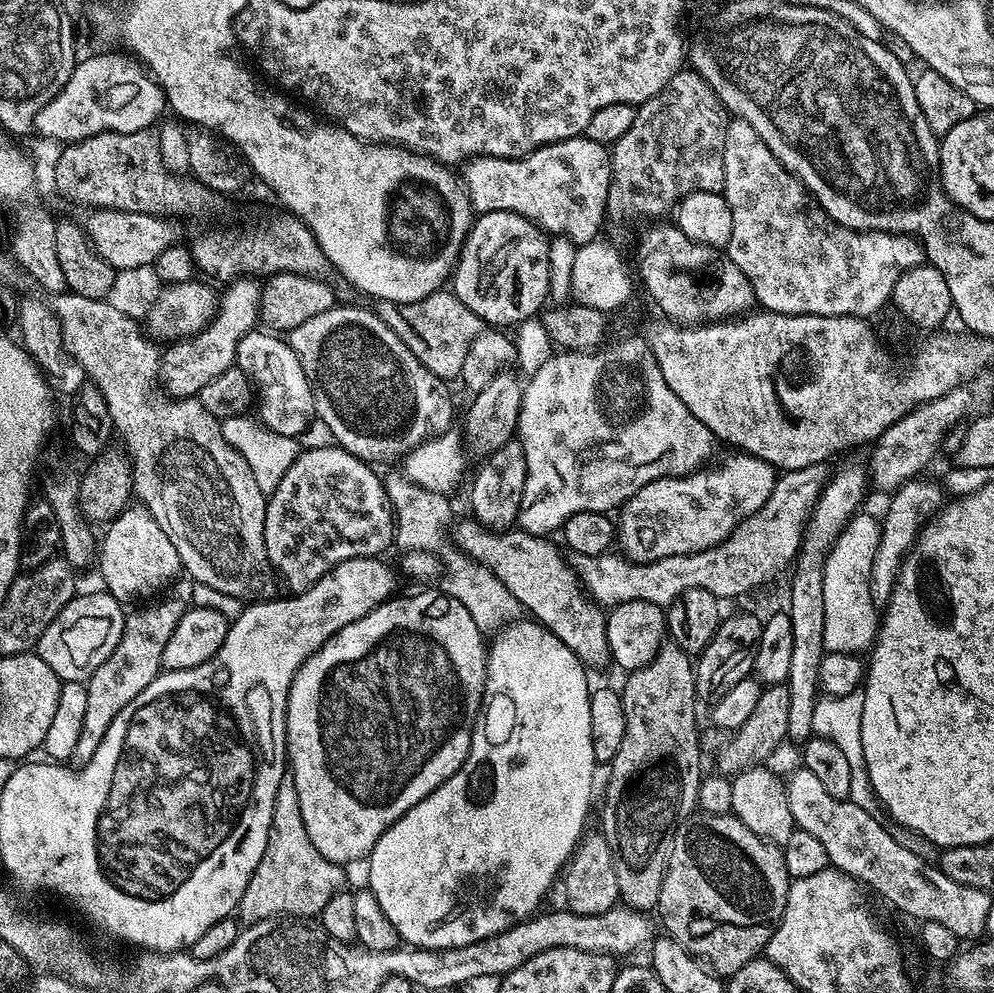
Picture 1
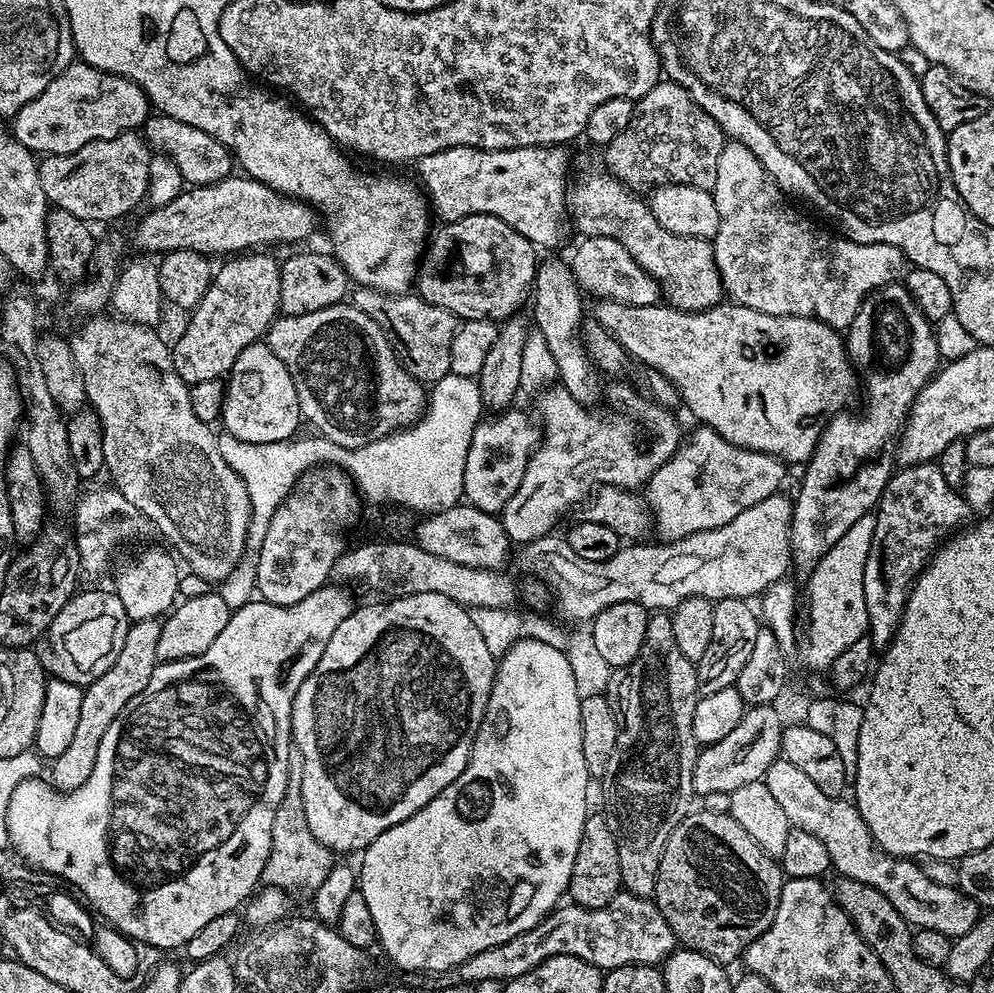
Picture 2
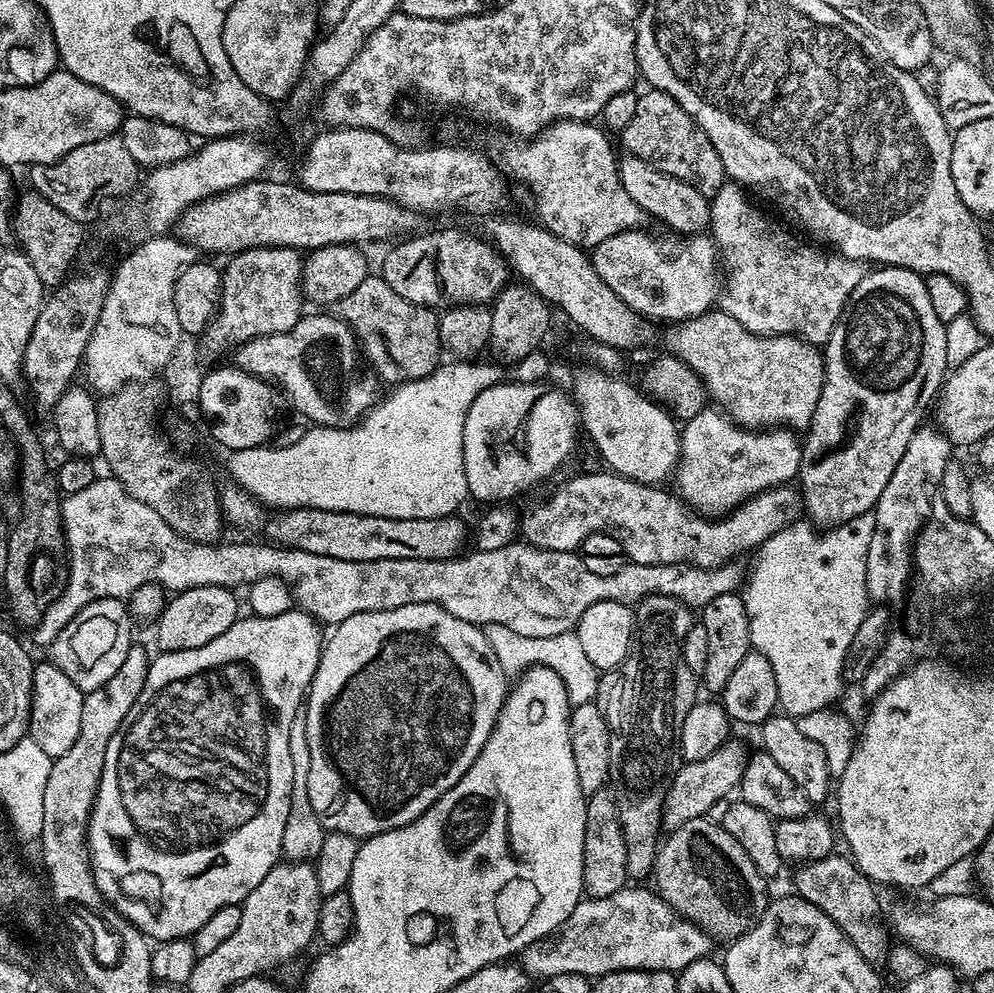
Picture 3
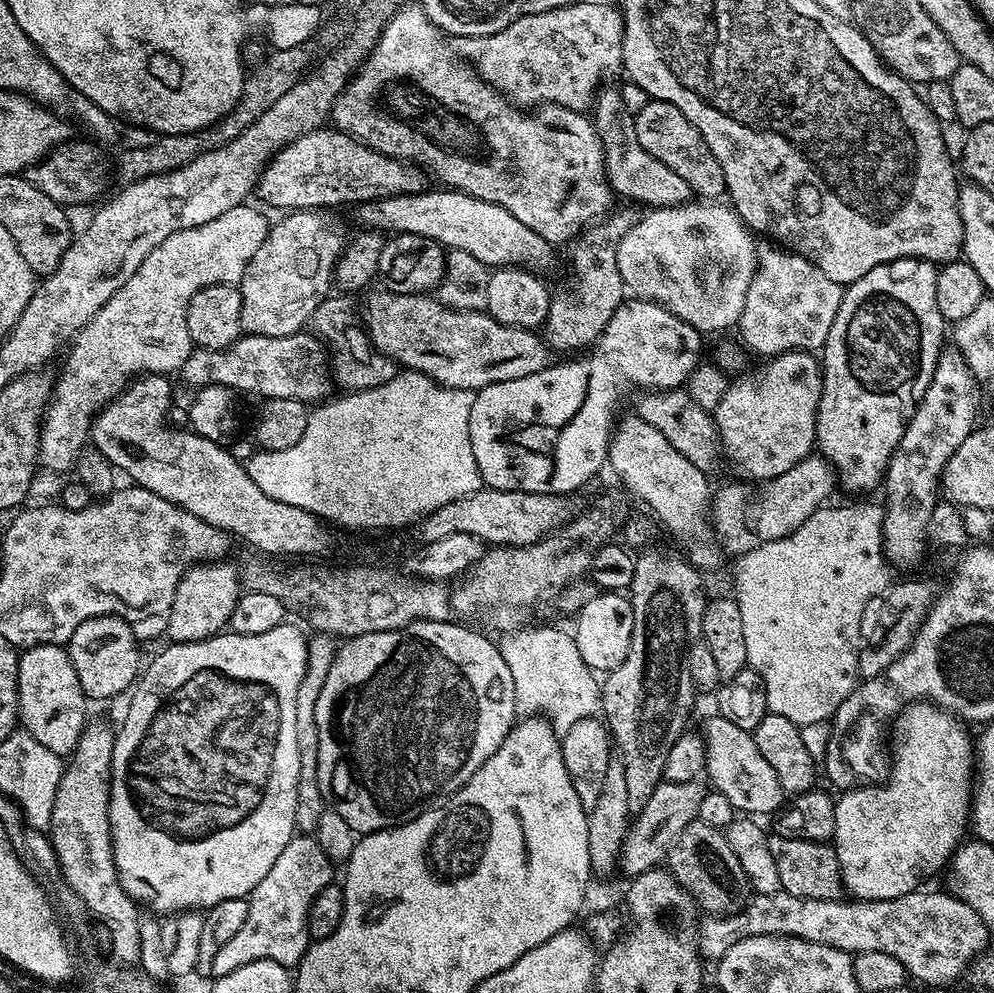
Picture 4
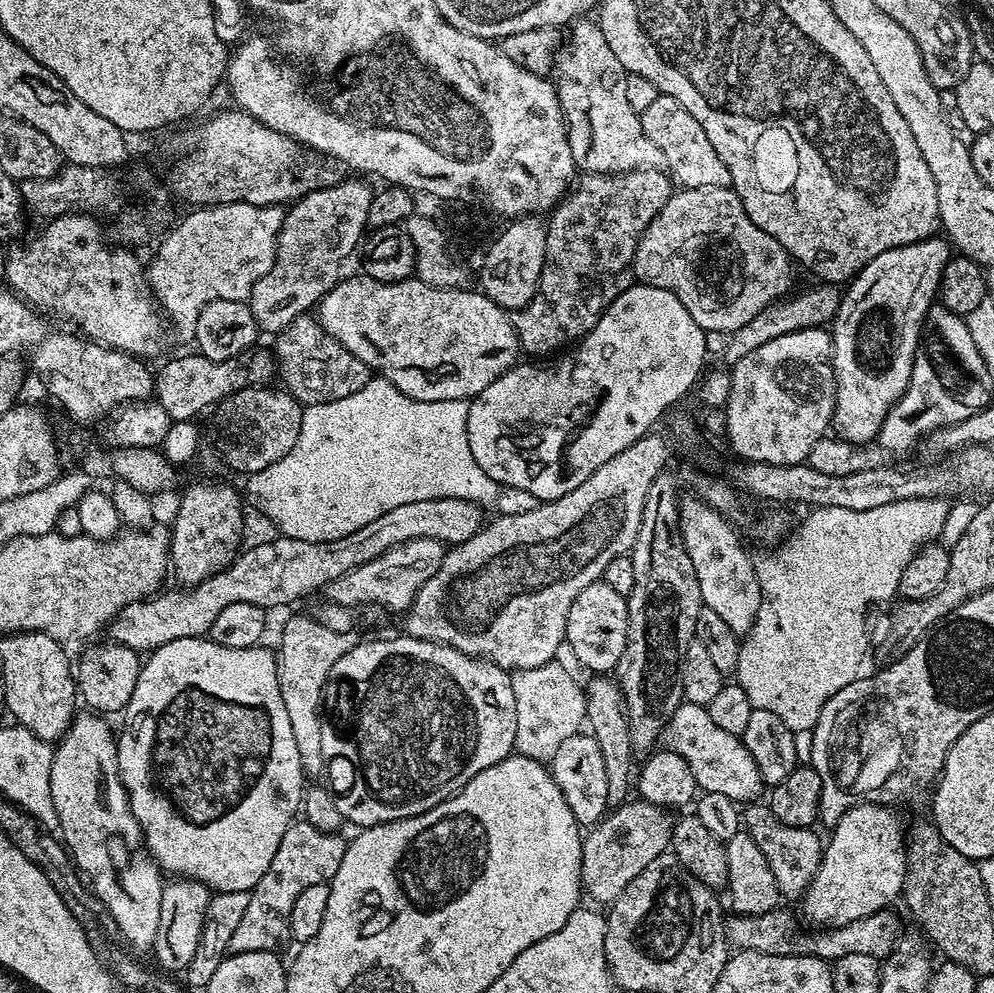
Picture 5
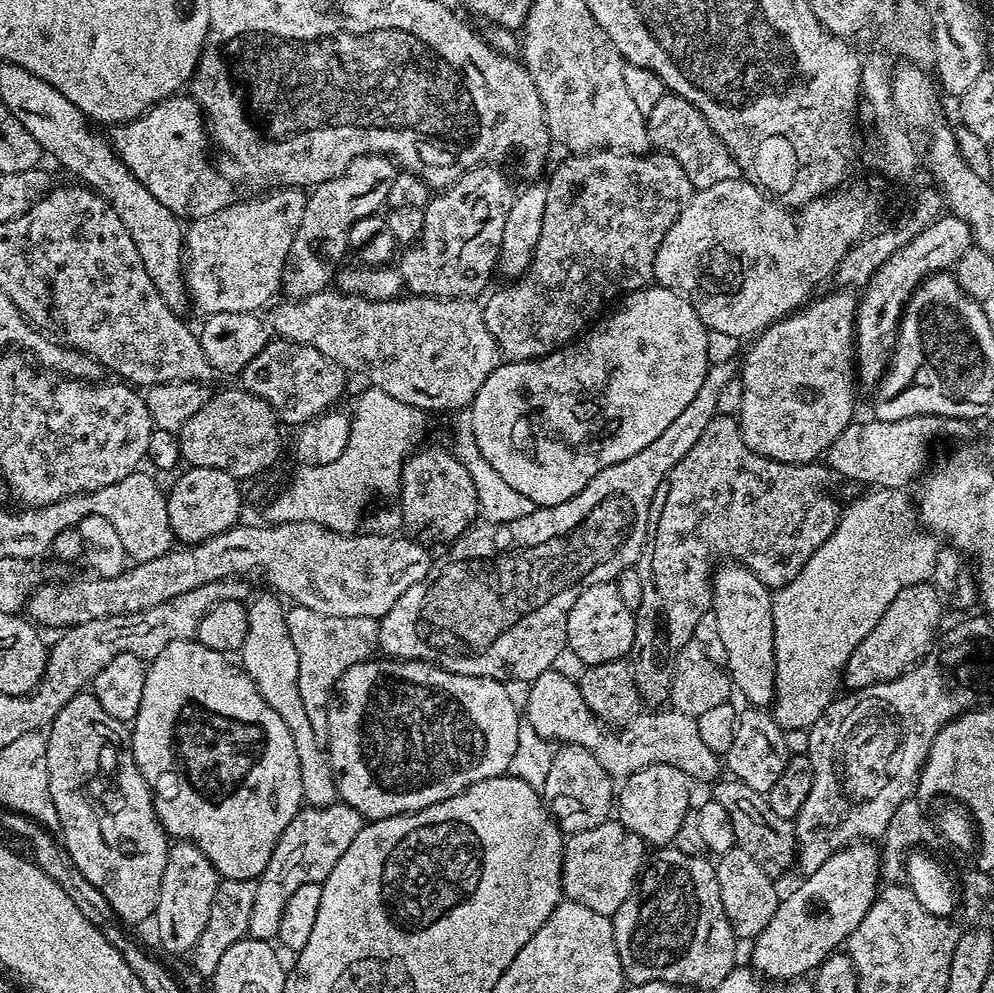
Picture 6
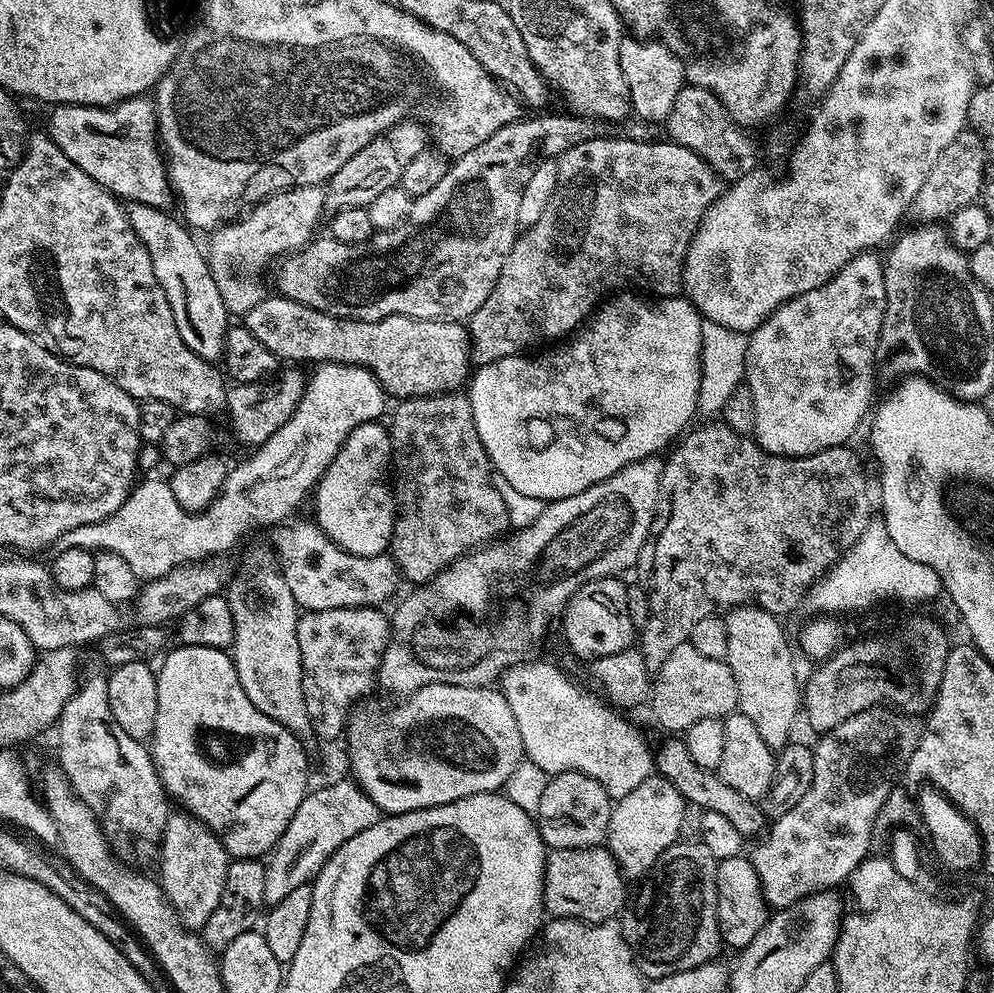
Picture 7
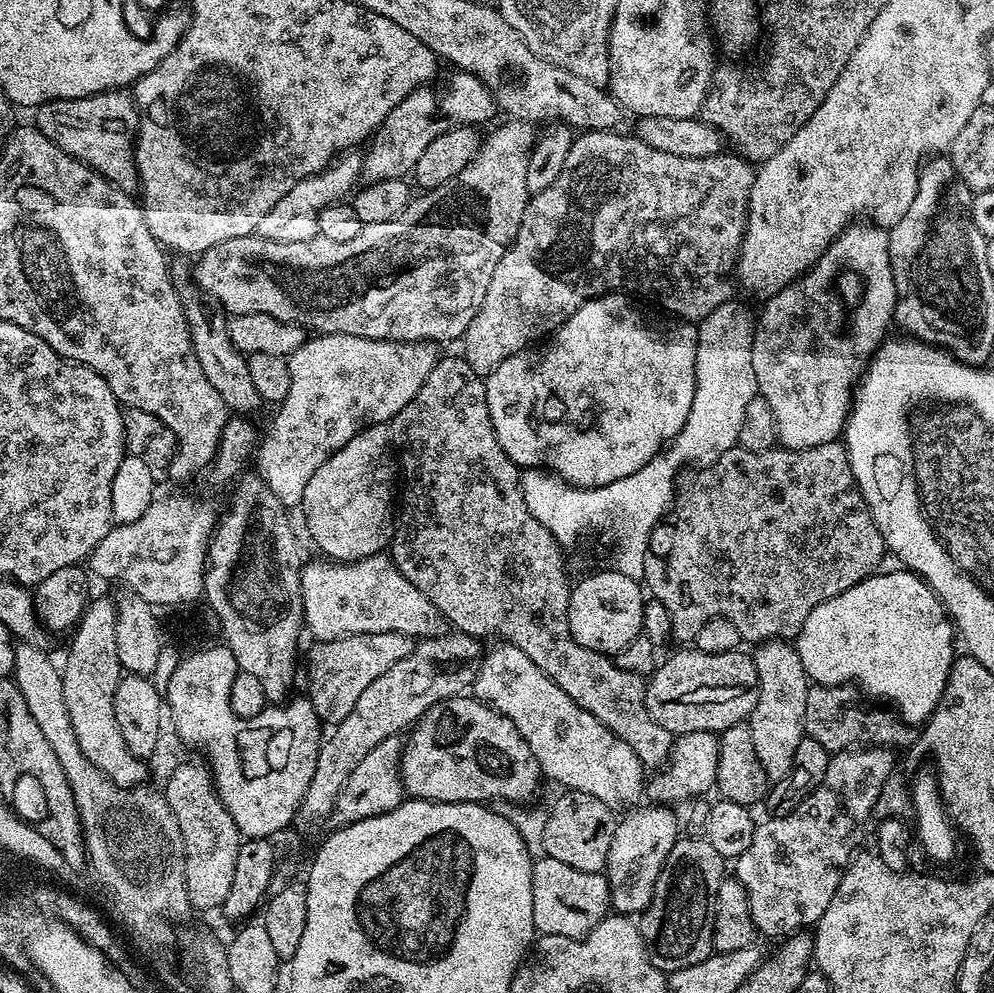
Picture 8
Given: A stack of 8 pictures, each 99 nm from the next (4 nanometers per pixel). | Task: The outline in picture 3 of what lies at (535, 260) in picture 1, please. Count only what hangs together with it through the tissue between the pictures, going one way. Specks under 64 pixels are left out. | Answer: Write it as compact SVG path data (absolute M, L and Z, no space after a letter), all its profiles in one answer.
M456 228L432 232L429 236L415 236L408 238L413 240L393 243L393 248L384 256L382 269L390 290L402 294L406 302L433 310L439 309L443 300L449 300L447 303L452 306L484 306L495 300L509 283L508 261L487 243L479 244Z

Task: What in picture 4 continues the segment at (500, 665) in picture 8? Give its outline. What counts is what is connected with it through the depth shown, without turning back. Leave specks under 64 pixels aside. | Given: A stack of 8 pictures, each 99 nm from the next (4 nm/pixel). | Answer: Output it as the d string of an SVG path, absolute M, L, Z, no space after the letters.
M718 714L705 722L702 727L704 749L706 750L706 776L712 779L711 787L717 792L726 794L736 807L737 813L756 814L752 812L772 812L776 814L785 807L786 793L778 782L778 774L770 767L770 762L758 754L758 746L751 732L726 722Z

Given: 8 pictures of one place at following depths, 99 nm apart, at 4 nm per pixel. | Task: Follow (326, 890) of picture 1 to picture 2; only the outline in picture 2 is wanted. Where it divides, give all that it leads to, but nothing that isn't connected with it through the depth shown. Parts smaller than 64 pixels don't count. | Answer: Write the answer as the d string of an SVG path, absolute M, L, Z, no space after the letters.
M293 746L286 766L286 794L282 794L282 802L278 802L278 814L274 814L270 858L266 858L262 877L263 883L269 889L289 894L316 892L318 886L326 882L326 874L330 874L334 863L333 852L326 846L322 846L318 838L314 838L314 833L310 830L310 822L306 822L306 805L302 802L303 769L302 750Z

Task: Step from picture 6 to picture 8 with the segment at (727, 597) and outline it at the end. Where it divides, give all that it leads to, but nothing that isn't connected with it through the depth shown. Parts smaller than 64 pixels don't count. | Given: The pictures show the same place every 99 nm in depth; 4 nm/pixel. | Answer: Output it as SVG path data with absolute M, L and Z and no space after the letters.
M765 640L751 657L760 687L758 702L747 721L754 738L754 754L758 754L758 762L762 762L768 781L784 780L794 766L794 750L798 750L798 742L804 737L806 694L810 681L802 666L802 658L798 658L795 647L787 640Z

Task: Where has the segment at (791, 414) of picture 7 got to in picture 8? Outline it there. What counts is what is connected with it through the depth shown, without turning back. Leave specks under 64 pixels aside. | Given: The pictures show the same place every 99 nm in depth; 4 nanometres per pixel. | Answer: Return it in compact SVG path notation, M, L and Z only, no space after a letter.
M856 222L844 229L836 240L816 260L815 266L809 268L799 280L787 284L781 292L775 292L767 297L764 309L760 312L760 320L755 321L752 334L752 361L754 362L754 378L759 396L766 398L770 411L774 414L774 426L779 447L790 450L806 450L814 446L822 446L826 442L836 440L844 431L844 424L848 421L848 413L852 406L852 397L858 381L864 375L864 369L869 360L876 355L876 349L883 345L889 335L888 324L893 323L896 314L896 287L894 274L890 266L890 250L888 249L888 232L883 228L873 226L868 222Z

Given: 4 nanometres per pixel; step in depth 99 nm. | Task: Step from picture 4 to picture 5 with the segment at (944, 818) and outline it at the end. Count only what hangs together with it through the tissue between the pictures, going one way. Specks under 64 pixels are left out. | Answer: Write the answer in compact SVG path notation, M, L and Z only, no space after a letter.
M859 804L846 812L831 829L832 837L827 837L824 857L818 874L802 897L804 916L809 925L820 928L841 928L858 918L866 918L875 912L883 912L892 899L904 891L904 879L908 876L908 849L906 828L900 825L891 807L882 804Z

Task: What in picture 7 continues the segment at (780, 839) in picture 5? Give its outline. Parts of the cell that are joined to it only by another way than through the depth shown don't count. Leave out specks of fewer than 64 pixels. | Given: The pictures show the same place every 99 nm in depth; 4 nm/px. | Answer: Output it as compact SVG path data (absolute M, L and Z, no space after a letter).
M668 738L661 748L657 747L654 752L654 768L684 795L687 803L702 806L705 812L723 814L724 817L730 818L730 822L734 822L734 826L746 838L761 835L762 812L757 801L744 798L742 794L738 794L738 790L726 786L726 782L722 782L719 771L698 766L698 762L690 758L690 750L683 739Z

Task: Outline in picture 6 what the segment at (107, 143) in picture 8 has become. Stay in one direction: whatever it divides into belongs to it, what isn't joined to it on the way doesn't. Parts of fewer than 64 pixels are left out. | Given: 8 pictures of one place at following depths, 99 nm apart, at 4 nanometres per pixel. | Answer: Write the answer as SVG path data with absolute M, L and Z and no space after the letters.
M191 95L169 96L137 120L129 120L113 132L116 133L111 133L110 140L122 162L176 216L189 221L201 220L234 203L231 182L208 161L210 132L203 110Z

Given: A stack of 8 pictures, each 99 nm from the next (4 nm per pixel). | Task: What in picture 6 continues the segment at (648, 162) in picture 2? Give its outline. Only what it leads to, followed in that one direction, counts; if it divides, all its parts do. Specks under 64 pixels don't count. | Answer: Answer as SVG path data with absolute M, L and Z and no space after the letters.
M665 94L650 110L646 117L648 121L648 142L653 149L659 150L663 155L672 156L690 178L693 189L709 188L718 186L718 182L730 182L741 179L742 173L738 162L730 154L730 150L714 134L710 122L706 122L699 110L686 98Z

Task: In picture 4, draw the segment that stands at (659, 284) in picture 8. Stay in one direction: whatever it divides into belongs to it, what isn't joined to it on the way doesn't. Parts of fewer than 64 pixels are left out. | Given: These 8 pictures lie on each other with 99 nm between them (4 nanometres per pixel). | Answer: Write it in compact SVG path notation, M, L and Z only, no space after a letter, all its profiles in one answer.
M628 208L622 209L621 212L613 211L603 220L583 229L580 235L567 245L568 264L576 271L576 288L580 291L580 300L584 304L554 302L550 306L542 325L542 339L549 348L559 350L572 348L575 344L592 346L599 340L604 327L626 296L626 289L616 265L616 247L622 237L636 225L637 219L637 213L632 213Z

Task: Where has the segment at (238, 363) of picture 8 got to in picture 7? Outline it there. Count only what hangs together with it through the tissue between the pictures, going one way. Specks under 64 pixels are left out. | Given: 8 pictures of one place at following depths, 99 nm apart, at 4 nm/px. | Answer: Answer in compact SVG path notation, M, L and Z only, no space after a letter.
M129 203L126 211L134 232L150 254L154 278L158 278L158 286L162 286L166 302L170 302L170 314L174 314L174 326L178 326L182 342L186 342L186 346L190 346L190 350L203 360L223 361L230 313L226 302L222 302L222 294L218 294L218 282L214 282L202 244L192 237L195 235L187 224L177 217L176 221L174 217L167 216L164 208Z

